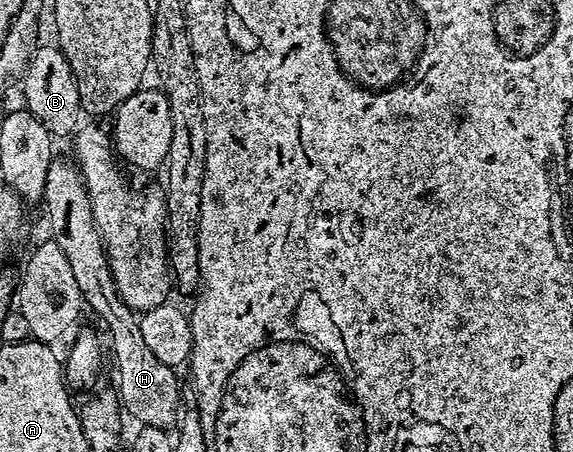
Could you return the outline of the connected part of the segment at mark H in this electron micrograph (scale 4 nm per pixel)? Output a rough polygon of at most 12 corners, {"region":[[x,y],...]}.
{"region":[[73,158],[48,165],[40,200],[82,302],[106,322],[125,414],[179,422],[175,368],[118,296]]}

